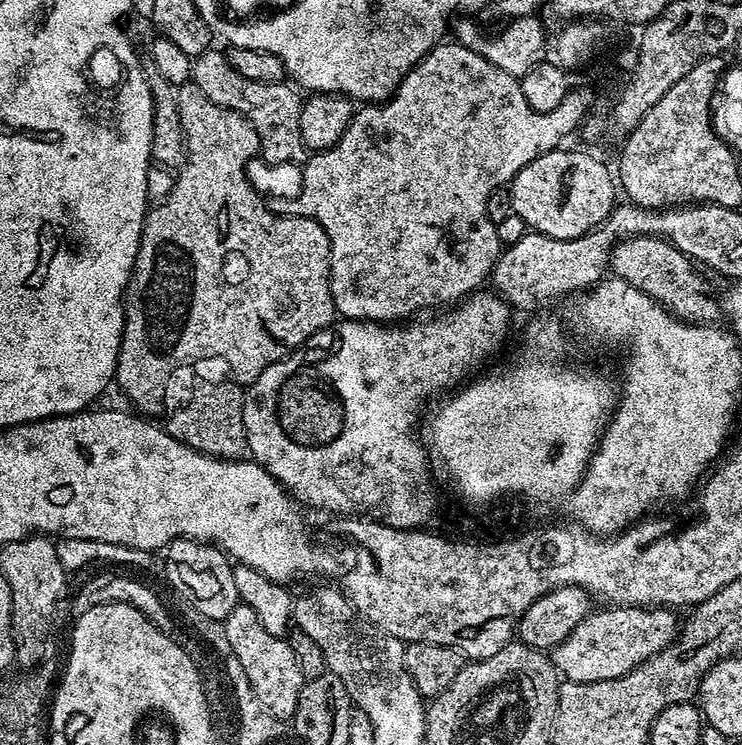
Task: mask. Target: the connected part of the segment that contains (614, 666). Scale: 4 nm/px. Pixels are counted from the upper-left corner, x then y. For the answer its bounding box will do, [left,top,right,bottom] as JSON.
[551,606,678,684]

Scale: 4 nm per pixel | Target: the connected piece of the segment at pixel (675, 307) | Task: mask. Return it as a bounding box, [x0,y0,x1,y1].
[610,236,722,324]

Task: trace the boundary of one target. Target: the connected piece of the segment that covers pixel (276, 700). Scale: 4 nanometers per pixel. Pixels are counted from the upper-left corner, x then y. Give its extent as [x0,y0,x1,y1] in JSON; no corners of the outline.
[222,603,305,722]

